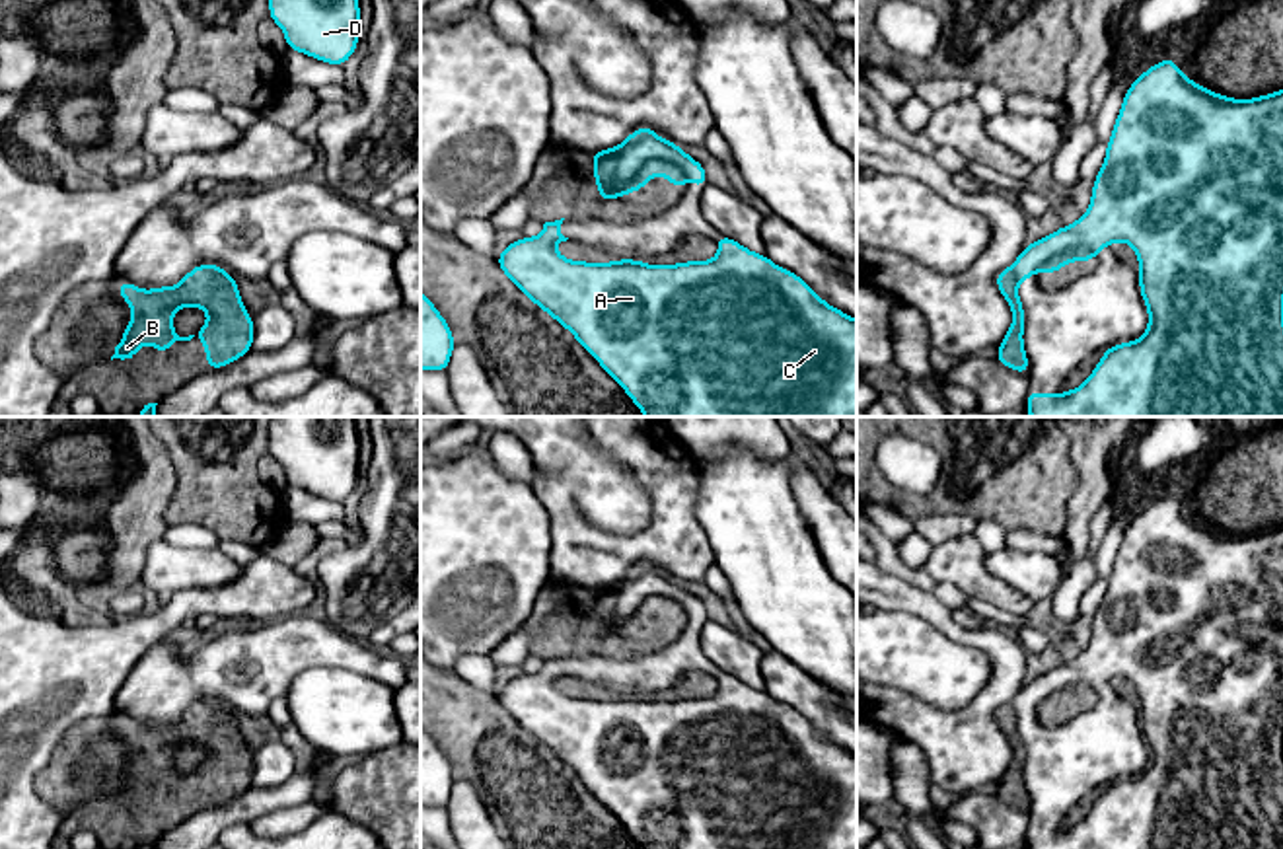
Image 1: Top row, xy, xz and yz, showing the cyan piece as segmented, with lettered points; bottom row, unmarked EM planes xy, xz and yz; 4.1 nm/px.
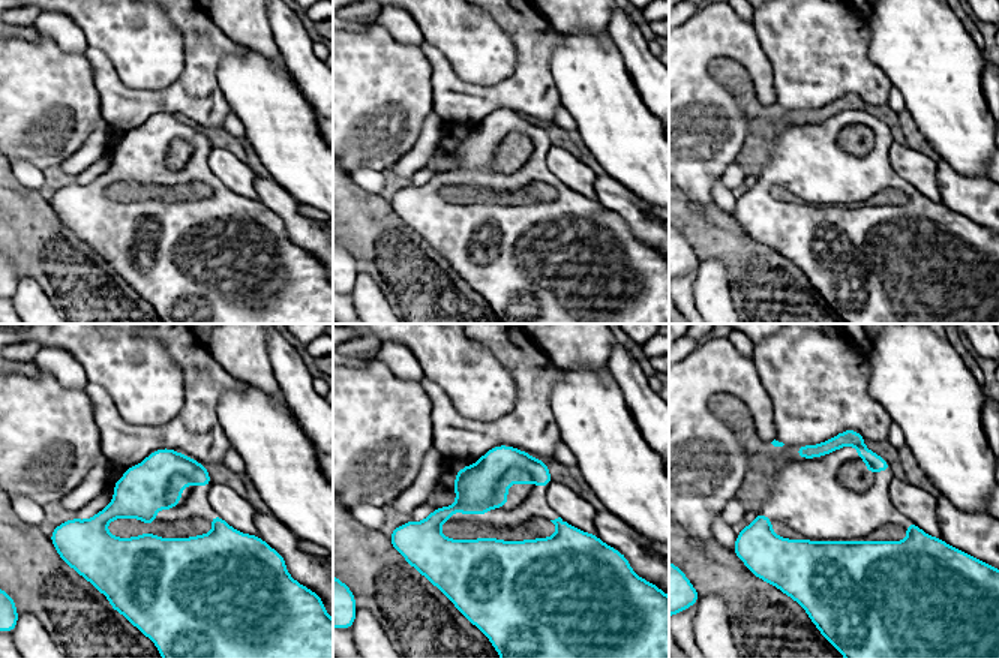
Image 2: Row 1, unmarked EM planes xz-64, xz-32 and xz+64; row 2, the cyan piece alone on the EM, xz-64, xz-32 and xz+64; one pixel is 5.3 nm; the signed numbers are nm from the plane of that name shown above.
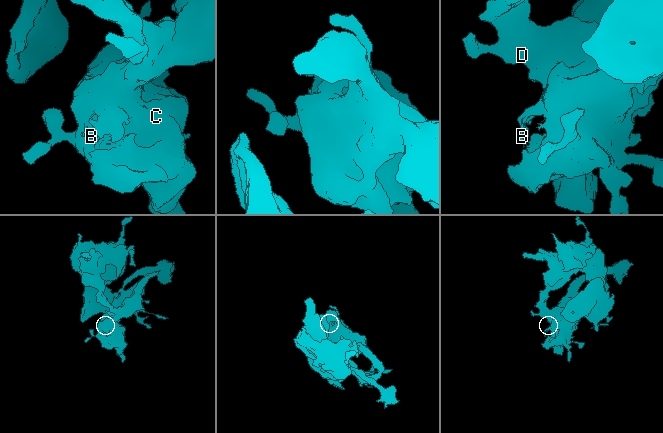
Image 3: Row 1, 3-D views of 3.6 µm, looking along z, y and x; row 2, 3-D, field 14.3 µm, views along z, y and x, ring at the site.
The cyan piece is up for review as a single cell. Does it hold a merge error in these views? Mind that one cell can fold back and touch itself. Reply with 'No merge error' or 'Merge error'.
Merge error

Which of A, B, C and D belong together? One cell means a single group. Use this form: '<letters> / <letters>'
A C D / B

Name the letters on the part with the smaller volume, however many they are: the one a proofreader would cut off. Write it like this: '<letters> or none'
B

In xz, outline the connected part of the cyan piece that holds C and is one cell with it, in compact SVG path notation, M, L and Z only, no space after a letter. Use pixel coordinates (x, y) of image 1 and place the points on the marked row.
M563 220L545 222L535 238L518 238L496 263L522 294L576 337L644 417L857 417L857 319L829 306L804 278L722 234L711 261L570 261L555 249L568 240L561 234Z

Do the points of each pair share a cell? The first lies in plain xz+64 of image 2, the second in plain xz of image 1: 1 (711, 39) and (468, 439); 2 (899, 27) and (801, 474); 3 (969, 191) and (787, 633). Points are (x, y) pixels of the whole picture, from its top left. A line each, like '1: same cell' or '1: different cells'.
1: different cells
2: different cells
3: different cells

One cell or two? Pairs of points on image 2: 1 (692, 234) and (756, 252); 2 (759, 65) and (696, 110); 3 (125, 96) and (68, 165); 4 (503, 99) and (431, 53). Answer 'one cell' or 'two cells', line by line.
1: one cell
2: one cell
3: two cells
4: one cell

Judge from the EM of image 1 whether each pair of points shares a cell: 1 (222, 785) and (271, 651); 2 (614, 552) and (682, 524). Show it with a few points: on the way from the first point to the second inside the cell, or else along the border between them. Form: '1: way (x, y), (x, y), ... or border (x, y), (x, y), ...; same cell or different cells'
1: border (228, 707), (232, 713); different cells
2: way (631, 548), (664, 542); same cell

